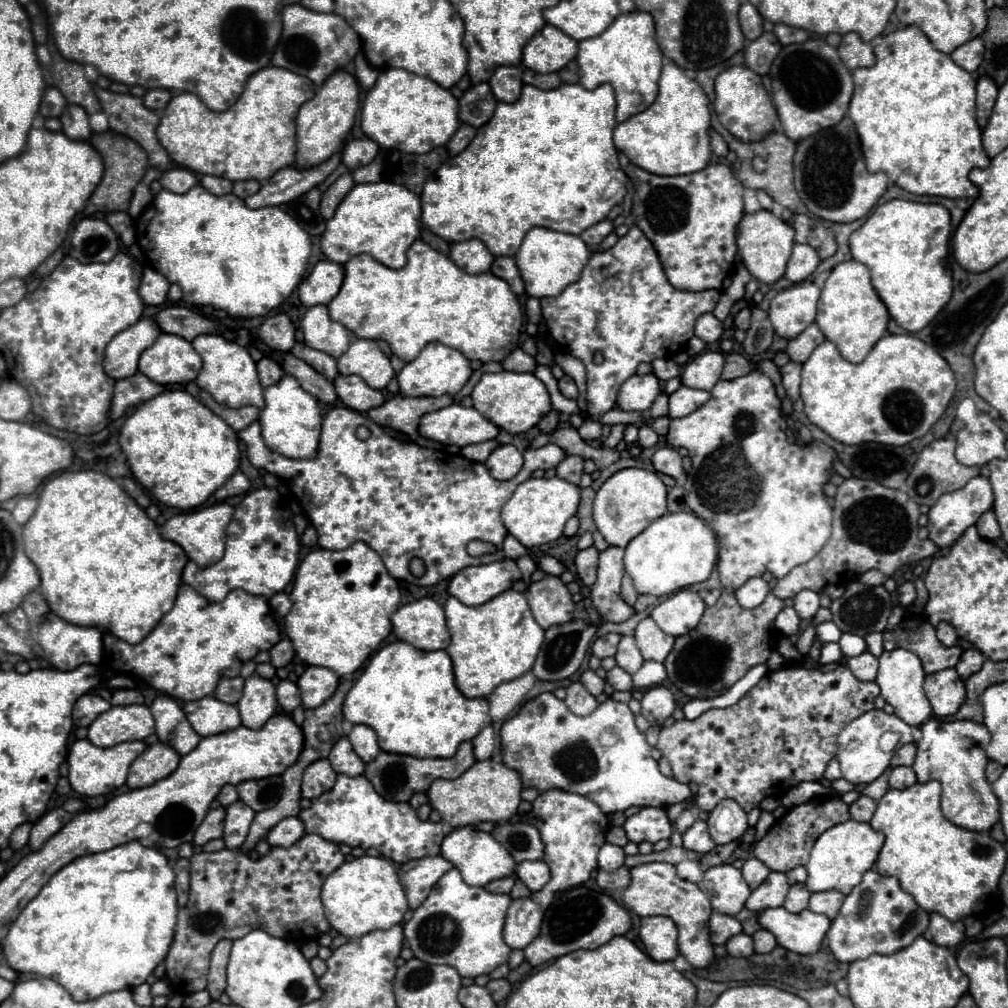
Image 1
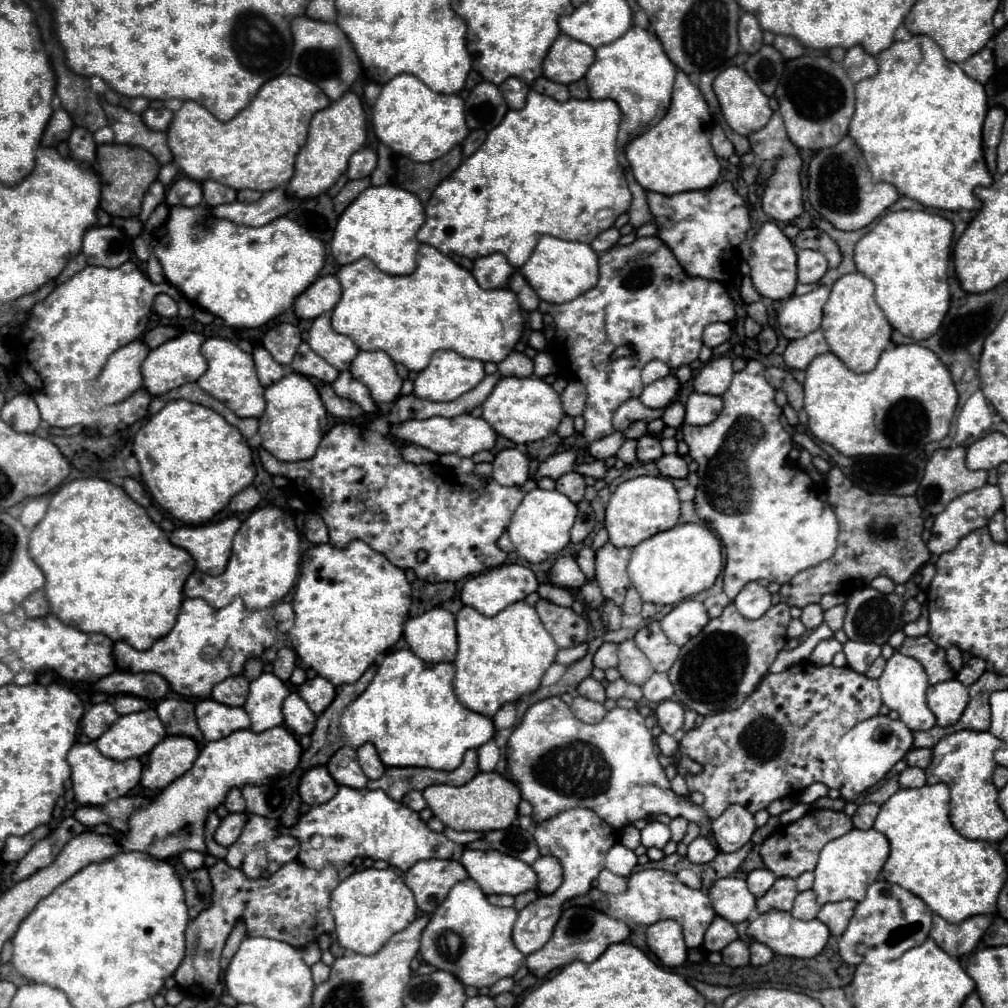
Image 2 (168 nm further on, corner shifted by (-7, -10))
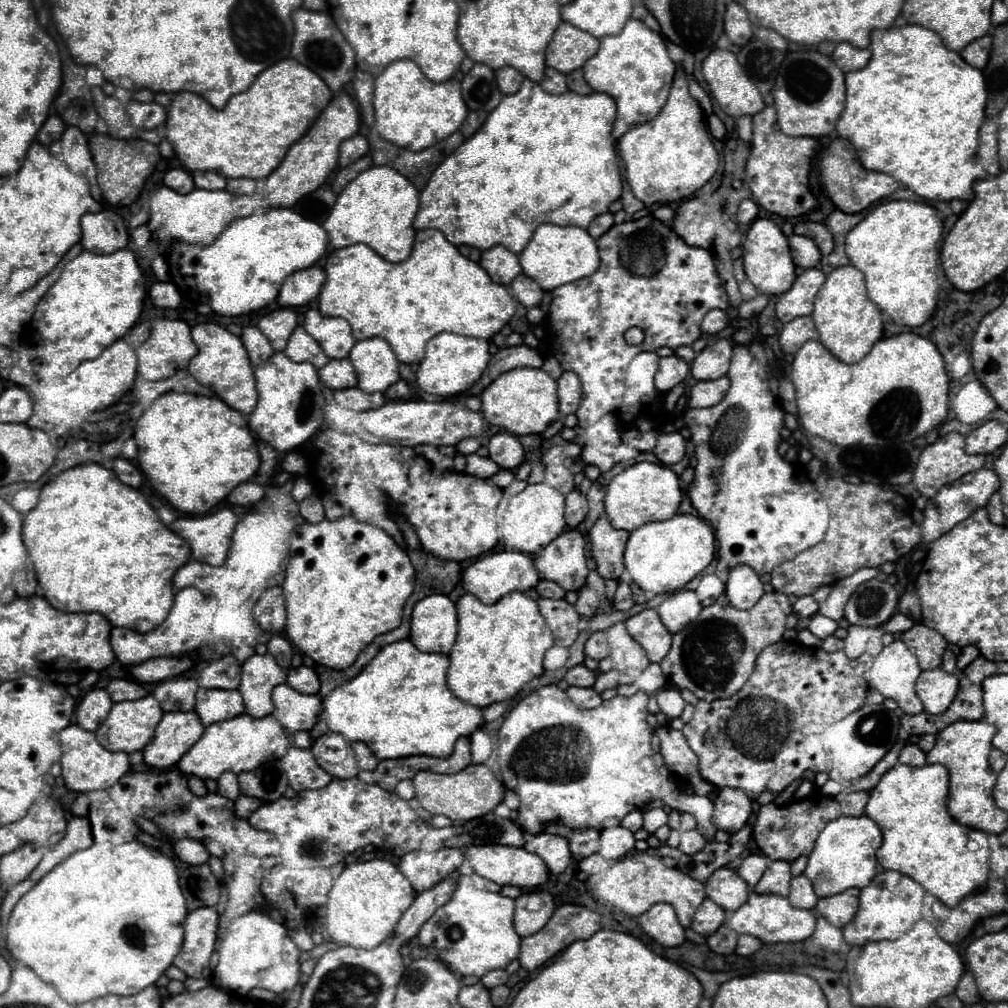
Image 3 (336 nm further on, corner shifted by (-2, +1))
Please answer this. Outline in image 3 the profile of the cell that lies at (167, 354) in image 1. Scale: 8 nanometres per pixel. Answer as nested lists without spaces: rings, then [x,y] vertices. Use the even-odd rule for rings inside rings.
[[[155,319],[151,321],[151,335],[149,339],[135,351],[139,361],[139,375],[147,381],[159,381],[175,375],[177,371],[185,369],[187,363],[195,357],[195,343],[191,339],[191,327],[179,319]]]

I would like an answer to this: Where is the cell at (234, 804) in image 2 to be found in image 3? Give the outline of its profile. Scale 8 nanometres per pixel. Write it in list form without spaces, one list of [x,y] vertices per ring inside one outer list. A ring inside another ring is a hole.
[[[227,771],[223,773],[219,779],[217,779],[217,785],[219,785],[219,793],[227,799],[237,799],[241,793],[239,793],[239,783],[237,783],[237,775]]]

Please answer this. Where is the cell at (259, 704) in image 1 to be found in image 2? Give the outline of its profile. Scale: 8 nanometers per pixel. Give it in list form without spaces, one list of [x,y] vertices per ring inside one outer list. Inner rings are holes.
[[[262,674],[250,682],[250,694],[244,704],[246,714],[252,720],[252,732],[264,732],[284,724],[282,702],[290,694],[286,684],[274,674]]]

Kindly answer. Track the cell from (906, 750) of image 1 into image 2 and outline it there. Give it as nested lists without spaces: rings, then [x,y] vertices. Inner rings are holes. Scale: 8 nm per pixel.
[[[914,748],[906,756],[906,764],[916,766],[916,768],[926,768],[930,764],[930,756],[932,756],[930,748]]]

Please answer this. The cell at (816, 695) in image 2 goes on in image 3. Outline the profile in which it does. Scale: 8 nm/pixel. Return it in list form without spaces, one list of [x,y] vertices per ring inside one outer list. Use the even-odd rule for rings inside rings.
[[[781,639],[775,645],[767,645],[755,663],[749,681],[731,697],[715,699],[711,703],[699,701],[695,715],[681,729],[689,747],[699,757],[701,777],[715,787],[743,789],[751,799],[757,799],[763,791],[781,793],[787,785],[799,779],[807,769],[827,771],[831,763],[819,743],[819,735],[827,725],[847,717],[865,705],[867,695],[867,671],[871,669],[873,657],[863,653],[859,659],[849,659],[843,651],[827,653],[819,647],[805,647],[799,641]]]

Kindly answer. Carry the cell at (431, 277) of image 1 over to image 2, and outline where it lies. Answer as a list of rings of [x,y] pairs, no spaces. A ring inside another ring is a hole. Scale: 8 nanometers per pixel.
[[[428,244],[420,246],[418,268],[410,276],[384,274],[368,258],[342,266],[336,276],[342,284],[342,298],[332,310],[332,328],[338,334],[350,336],[360,350],[384,350],[394,362],[404,364],[408,370],[414,372],[424,370],[436,350],[454,350],[464,358],[498,364],[510,352],[514,352],[514,346],[518,344],[523,333],[524,318],[518,298],[516,294],[512,294],[512,290],[480,288],[468,270],[464,270],[452,258]]]

